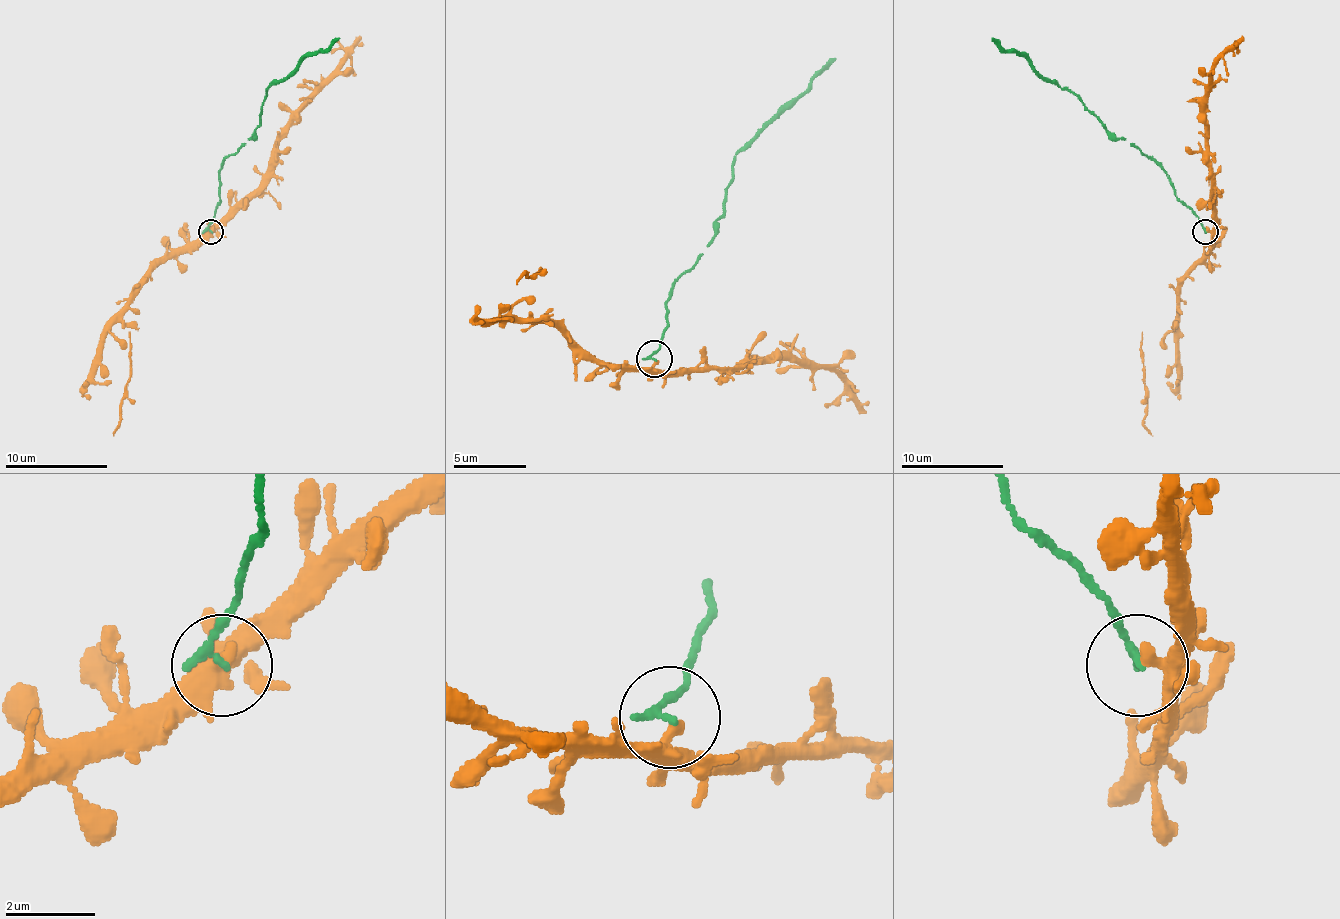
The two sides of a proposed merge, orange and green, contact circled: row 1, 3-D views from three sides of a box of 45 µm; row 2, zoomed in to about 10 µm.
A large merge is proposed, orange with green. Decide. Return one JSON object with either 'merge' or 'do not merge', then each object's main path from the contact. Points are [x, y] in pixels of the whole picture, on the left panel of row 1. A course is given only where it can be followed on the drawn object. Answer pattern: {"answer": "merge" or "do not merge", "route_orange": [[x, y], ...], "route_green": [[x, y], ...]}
{"answer": "do not merge", "route_orange": [[211, 232], [173, 250], [109, 330], [129, 345], [129, 381], [121, 402], [119, 427], [114, 435]], "route_green": [[211, 232], [222, 163], [252, 137], [265, 91], [339, 37]]}

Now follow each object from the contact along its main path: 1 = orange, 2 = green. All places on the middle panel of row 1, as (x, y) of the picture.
1: (655, 361), (641, 369), (601, 365), (561, 325), (521, 321), (510, 311), (536, 296), (539, 267), (517, 285)
2: (655, 358), (651, 354), (666, 325), (670, 289), (713, 238), (731, 166), (836, 57)

